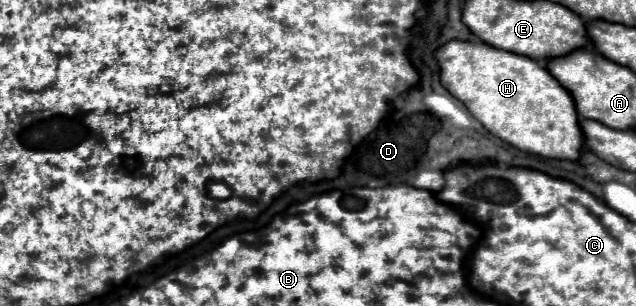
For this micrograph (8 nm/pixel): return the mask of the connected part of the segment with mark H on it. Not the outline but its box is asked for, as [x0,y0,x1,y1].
[434,39,584,161]

